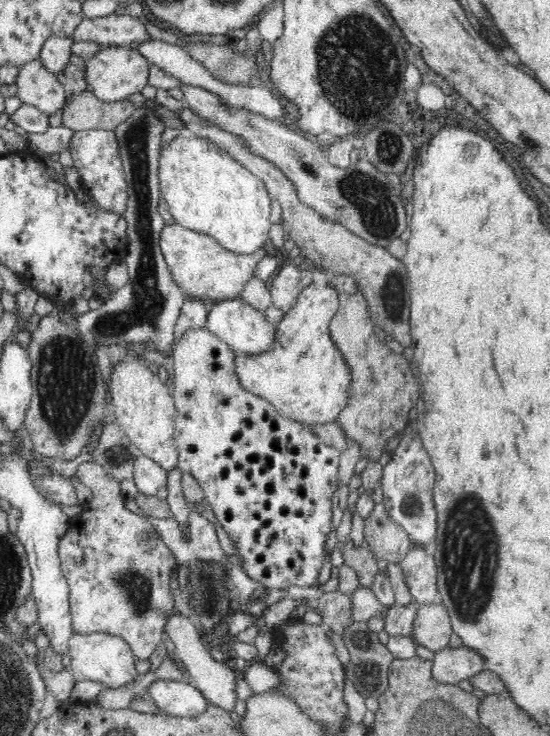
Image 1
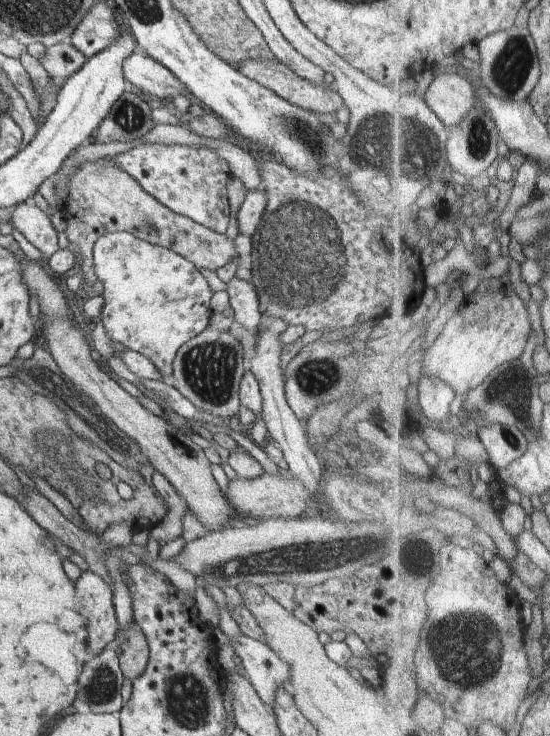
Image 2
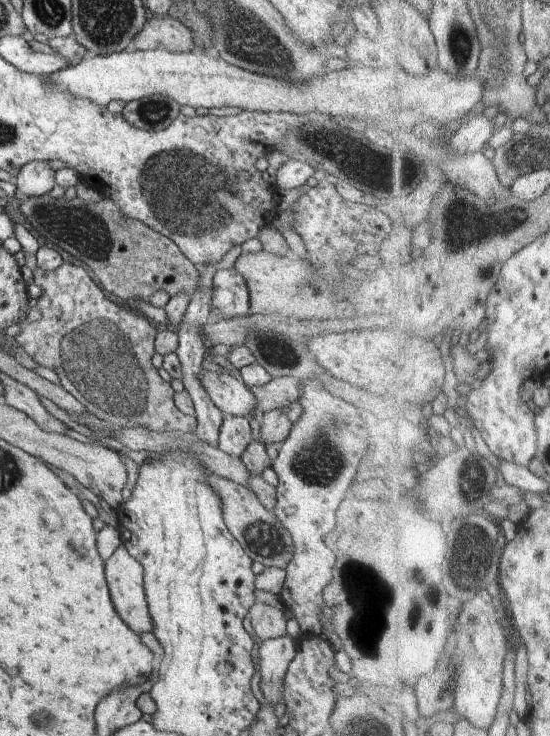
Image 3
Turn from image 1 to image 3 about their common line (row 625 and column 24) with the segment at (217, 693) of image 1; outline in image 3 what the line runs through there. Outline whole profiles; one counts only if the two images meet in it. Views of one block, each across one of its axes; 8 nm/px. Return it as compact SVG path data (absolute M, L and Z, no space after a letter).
M31 161L22 166L13 180L16 187L26 196L40 197L49 193L55 186L56 172L48 166L46 161Z

